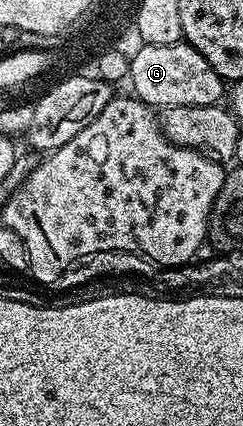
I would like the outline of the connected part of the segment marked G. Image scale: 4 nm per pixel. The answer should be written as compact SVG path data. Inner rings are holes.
M186 42L145 45L130 59L130 82L130 91L156 110L173 106L209 106L220 103L225 96L225 81Z

